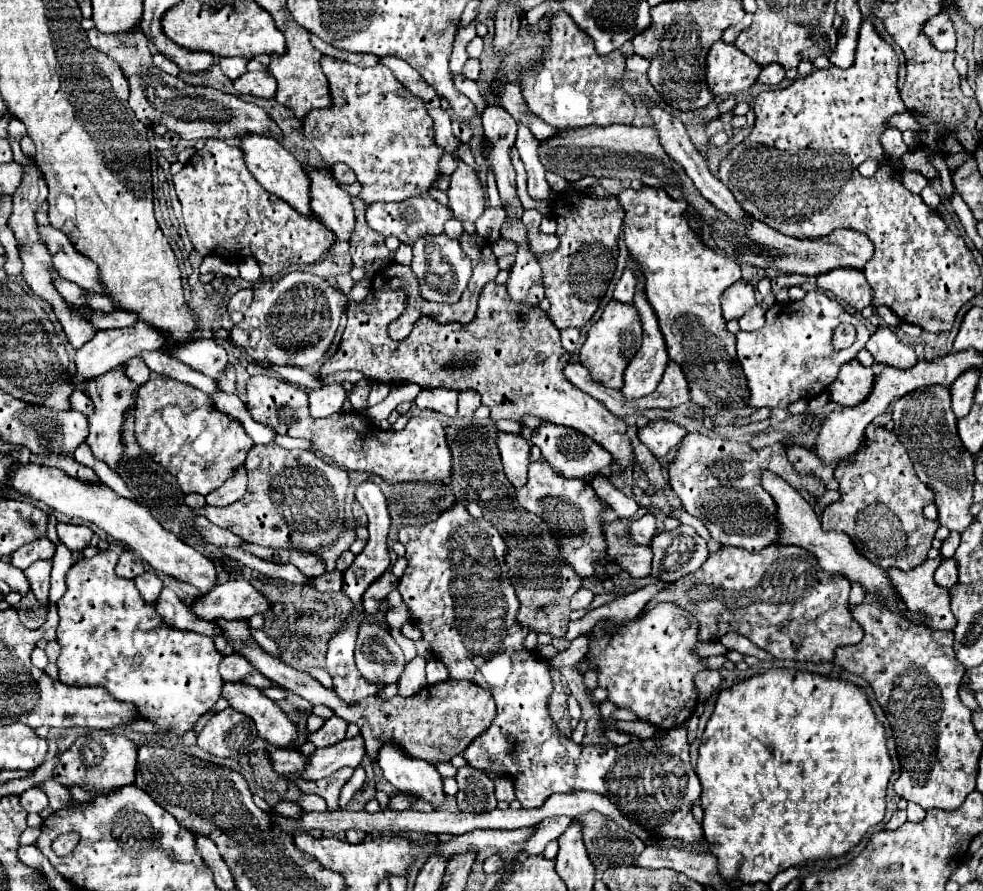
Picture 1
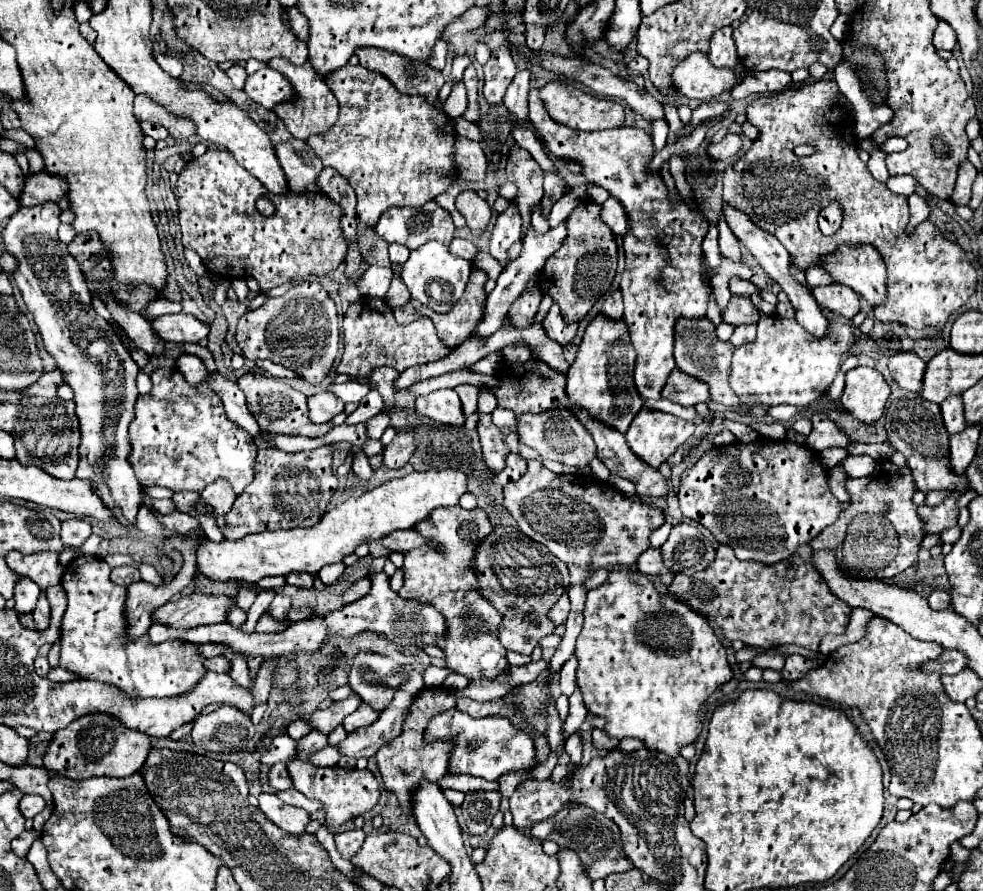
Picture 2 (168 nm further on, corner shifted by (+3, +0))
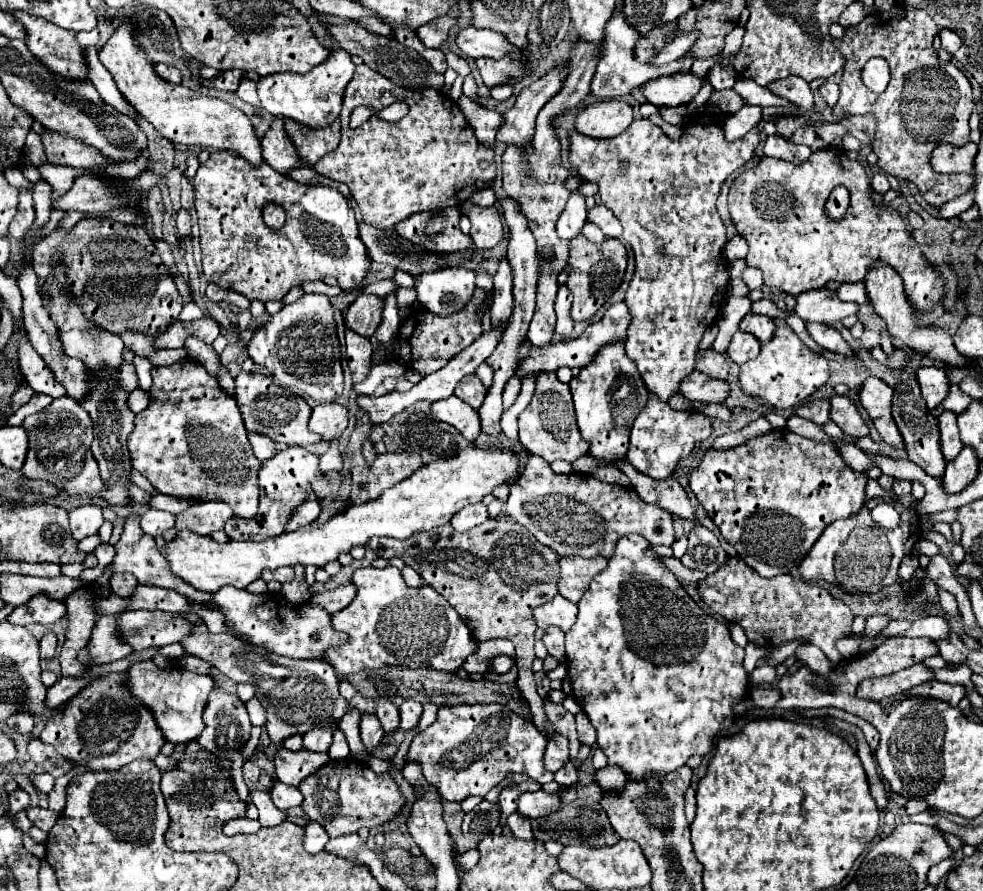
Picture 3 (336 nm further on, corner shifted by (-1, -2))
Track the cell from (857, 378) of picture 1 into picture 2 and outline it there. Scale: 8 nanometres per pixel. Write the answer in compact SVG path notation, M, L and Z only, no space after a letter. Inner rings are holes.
M855 367L845 375L841 405L853 417L873 423L883 415L889 391L891 389L879 371L871 367Z

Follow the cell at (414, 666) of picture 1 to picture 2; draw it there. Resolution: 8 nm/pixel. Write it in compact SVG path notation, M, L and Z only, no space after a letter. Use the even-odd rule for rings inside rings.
M397 691L397 695L393 697L393 703L379 715L375 723L371 723L369 727L359 727L351 731L347 739L337 745L339 753L355 759L373 757L381 745L389 743L401 733L401 723L411 701L413 701L413 695L405 691Z

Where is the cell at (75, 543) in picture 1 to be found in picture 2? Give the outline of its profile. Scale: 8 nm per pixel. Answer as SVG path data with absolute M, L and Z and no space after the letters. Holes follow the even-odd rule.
M67 519L63 521L61 541L67 547L81 547L91 535L91 523L87 519Z

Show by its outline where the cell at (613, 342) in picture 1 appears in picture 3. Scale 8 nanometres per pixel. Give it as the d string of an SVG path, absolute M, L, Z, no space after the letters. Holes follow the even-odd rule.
M623 343L605 345L599 349L595 361L583 367L579 377L571 379L569 387L575 401L581 437L589 443L589 455L593 459L605 459L607 463L625 459L629 447L629 431L647 403L649 391L645 389L635 363L625 355Z

